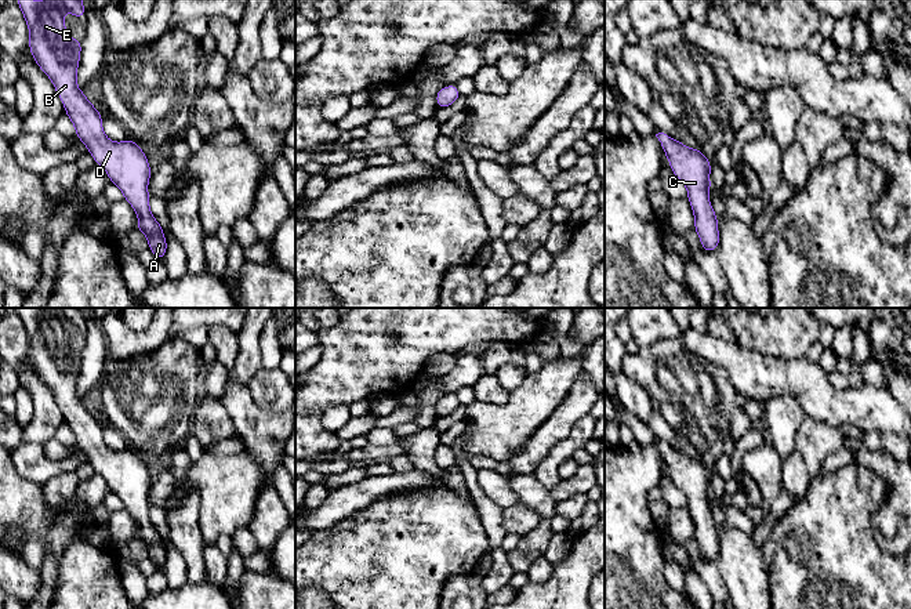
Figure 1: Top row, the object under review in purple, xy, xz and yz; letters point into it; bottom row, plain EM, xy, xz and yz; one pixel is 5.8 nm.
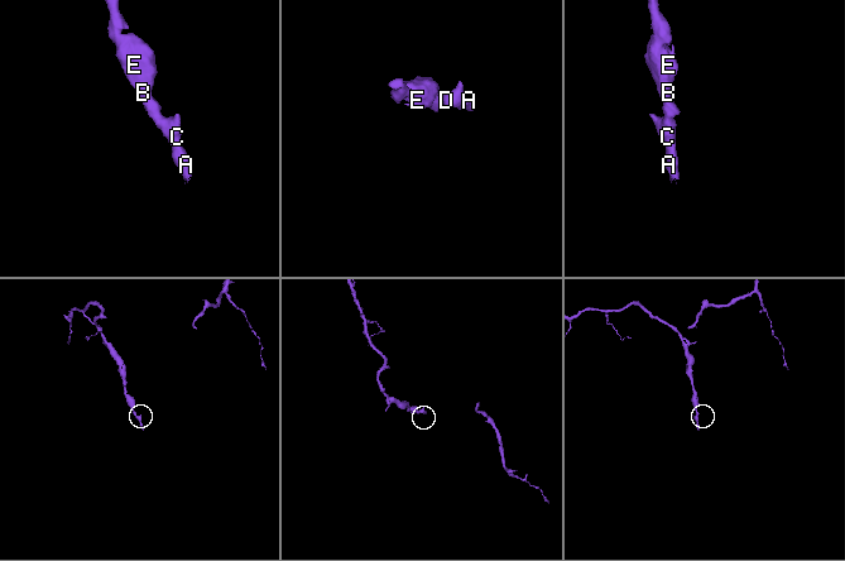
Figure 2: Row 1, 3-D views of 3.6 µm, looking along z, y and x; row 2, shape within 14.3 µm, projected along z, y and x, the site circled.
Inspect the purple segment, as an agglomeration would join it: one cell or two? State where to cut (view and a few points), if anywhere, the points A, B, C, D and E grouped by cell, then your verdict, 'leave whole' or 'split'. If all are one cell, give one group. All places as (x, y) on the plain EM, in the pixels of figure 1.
cut none; groups A B C D E; leave whole

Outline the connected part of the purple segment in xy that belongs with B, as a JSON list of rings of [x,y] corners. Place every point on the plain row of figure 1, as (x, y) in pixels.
[[[18,308],[17,312],[29,337],[29,360],[52,391],[76,445],[95,472],[105,478],[109,490],[123,501],[124,510],[133,515],[138,525],[135,539],[145,543],[156,570],[164,569],[167,548],[149,516],[148,493],[152,482],[145,461],[130,447],[123,452],[110,450],[102,438],[102,424],[77,396],[81,349],[68,344],[63,322],[83,327],[83,309],[46,308],[43,312]]]

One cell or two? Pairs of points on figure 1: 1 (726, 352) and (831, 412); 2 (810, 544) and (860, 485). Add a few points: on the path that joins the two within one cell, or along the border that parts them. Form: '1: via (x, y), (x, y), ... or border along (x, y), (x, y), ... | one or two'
1: via (752, 373), (758, 377), (797, 377), (805, 385) | one
2: via (826, 529), (831, 524), (837, 508), (845, 500) | one

